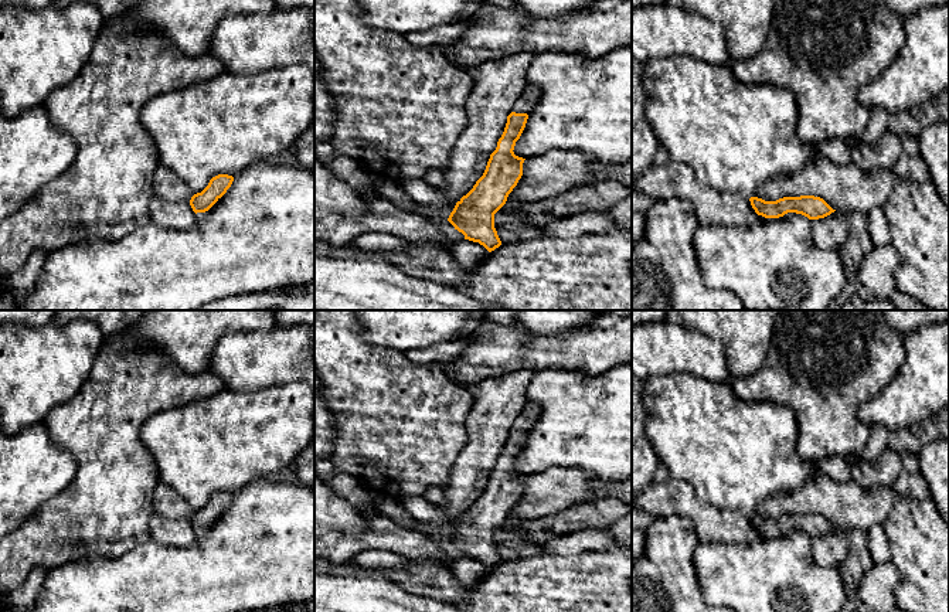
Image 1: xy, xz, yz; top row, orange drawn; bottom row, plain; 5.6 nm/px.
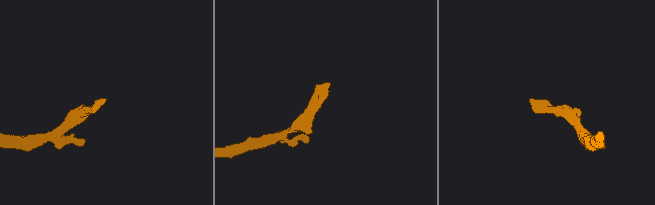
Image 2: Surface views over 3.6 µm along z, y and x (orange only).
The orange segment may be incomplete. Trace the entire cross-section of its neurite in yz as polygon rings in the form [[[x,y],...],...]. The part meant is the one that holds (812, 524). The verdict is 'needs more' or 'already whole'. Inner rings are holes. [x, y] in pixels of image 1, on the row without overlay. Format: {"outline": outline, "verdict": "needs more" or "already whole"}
{"outline": [[[814,513],[783,514],[776,518],[751,514],[749,518],[755,530],[765,536],[779,536],[788,530],[796,530],[809,537],[819,537],[836,528],[823,516]]], "verdict": "already whole"}

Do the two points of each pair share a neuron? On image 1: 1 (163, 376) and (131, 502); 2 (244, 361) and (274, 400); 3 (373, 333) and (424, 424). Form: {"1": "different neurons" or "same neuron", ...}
{"1": "same neuron", "2": "different neurons", "3": "different neurons"}

